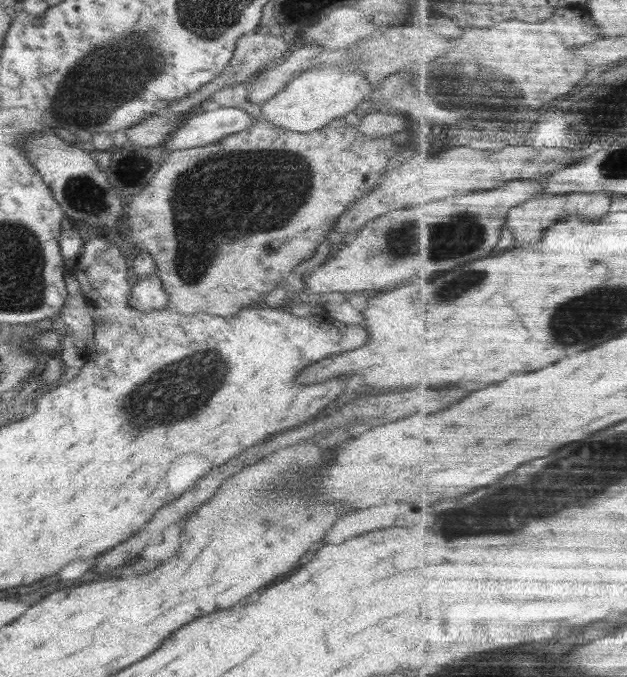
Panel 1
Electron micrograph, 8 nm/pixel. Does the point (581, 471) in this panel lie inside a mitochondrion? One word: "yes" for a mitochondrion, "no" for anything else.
yes

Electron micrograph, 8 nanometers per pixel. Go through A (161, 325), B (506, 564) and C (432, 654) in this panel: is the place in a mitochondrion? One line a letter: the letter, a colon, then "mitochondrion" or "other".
A: other
B: other
C: other

